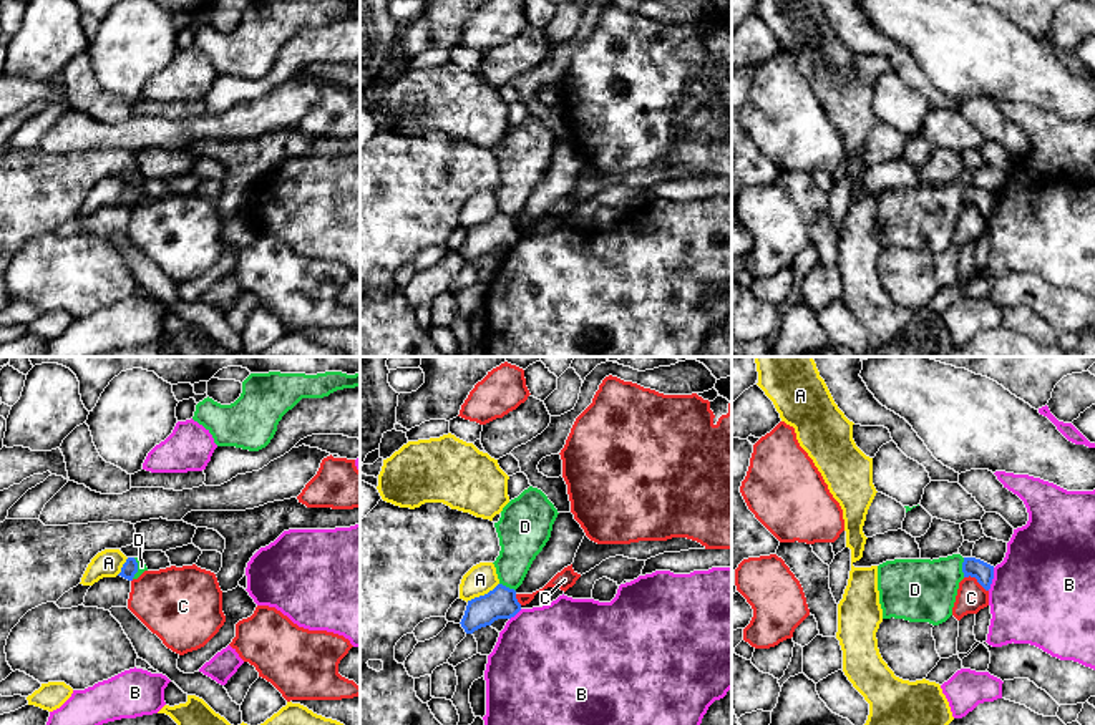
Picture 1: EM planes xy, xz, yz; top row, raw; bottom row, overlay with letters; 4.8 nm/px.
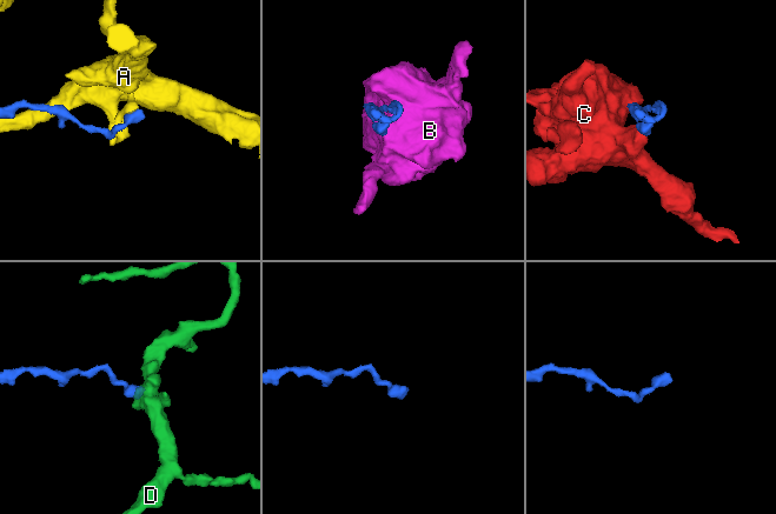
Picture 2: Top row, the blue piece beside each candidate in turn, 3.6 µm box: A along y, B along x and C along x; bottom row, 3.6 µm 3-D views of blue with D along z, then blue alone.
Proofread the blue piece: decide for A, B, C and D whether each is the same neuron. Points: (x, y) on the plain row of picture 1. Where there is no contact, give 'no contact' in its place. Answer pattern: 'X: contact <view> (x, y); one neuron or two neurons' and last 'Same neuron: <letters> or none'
A: contact xz (481, 224); two neurons
B: contact yz (992, 206); two neurons
C: contact yz (976, 206); two neurons
D: contact xy (136, 196); two neurons
Same neuron: none

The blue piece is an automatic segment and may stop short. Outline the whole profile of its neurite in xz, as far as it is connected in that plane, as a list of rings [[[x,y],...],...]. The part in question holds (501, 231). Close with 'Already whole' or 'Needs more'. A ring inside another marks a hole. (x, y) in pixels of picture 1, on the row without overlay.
[[[498,212],[484,224],[468,229],[461,255],[466,262],[491,254],[498,247],[511,247],[521,239],[516,219]]]. Already whole

